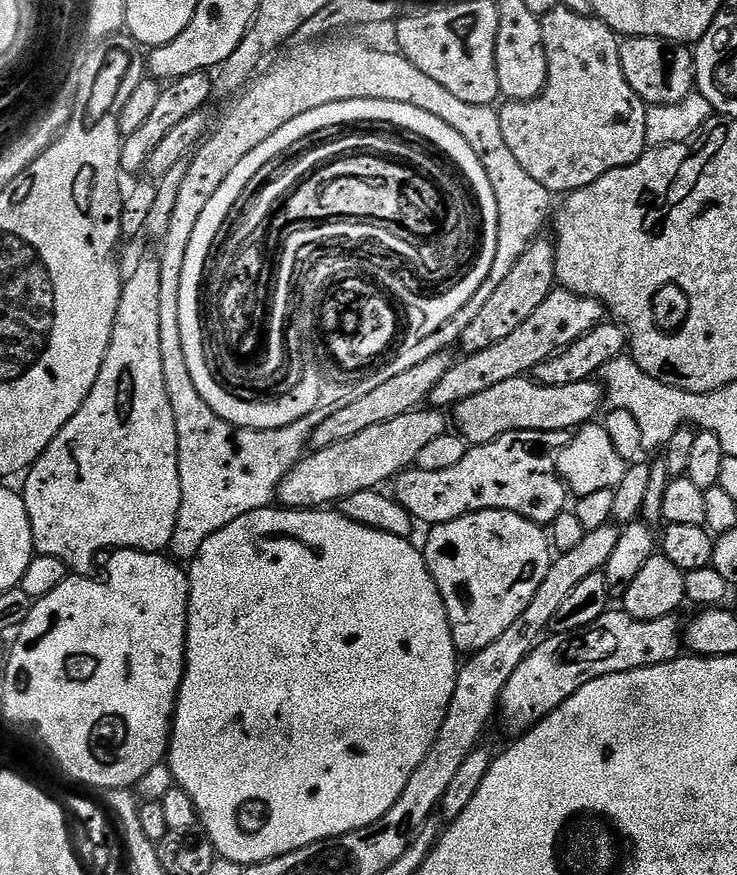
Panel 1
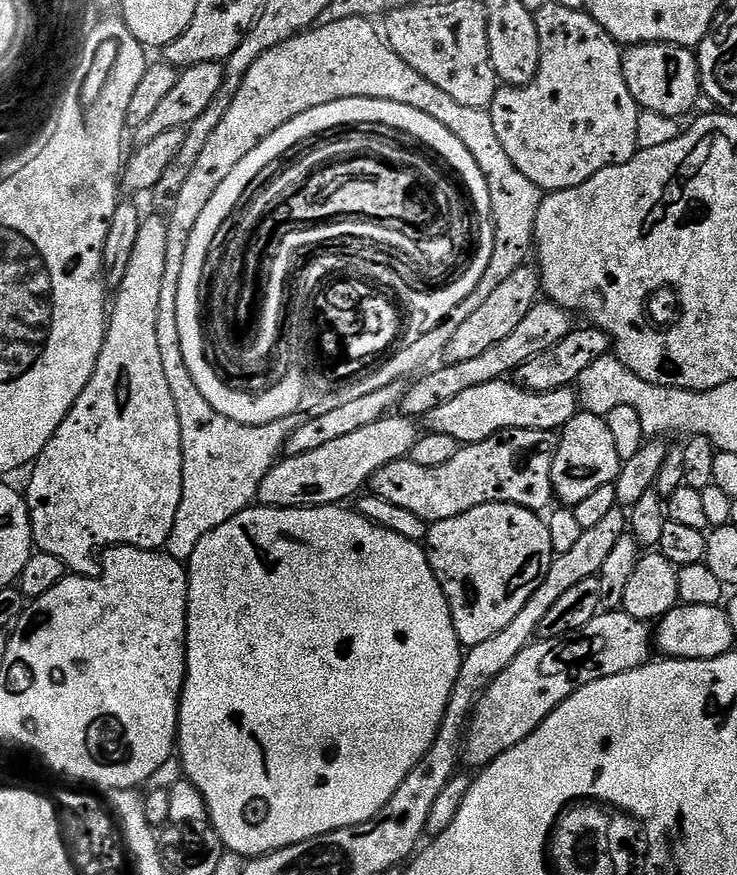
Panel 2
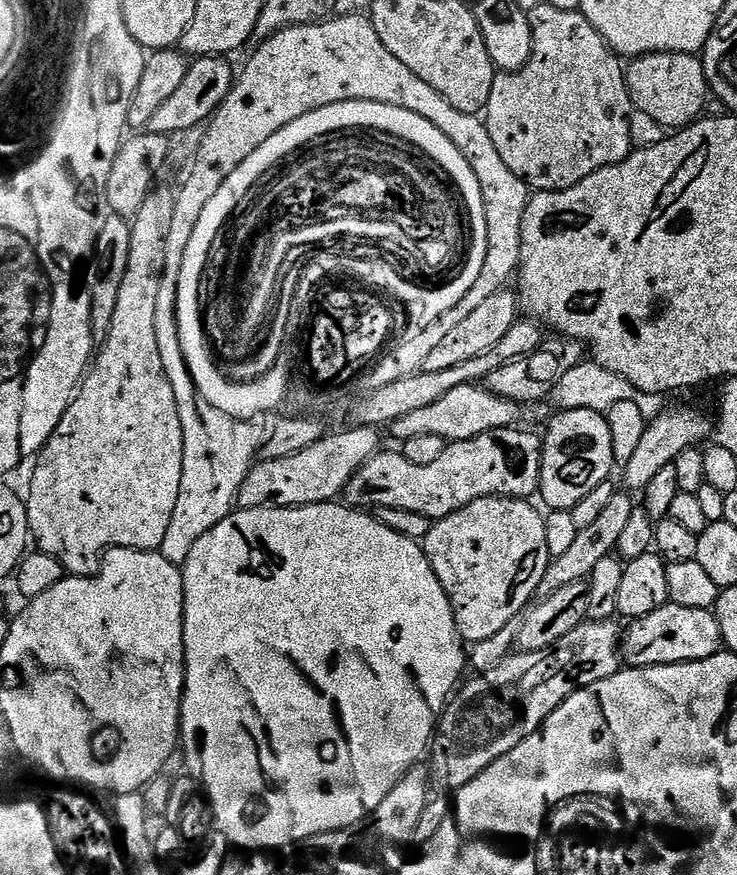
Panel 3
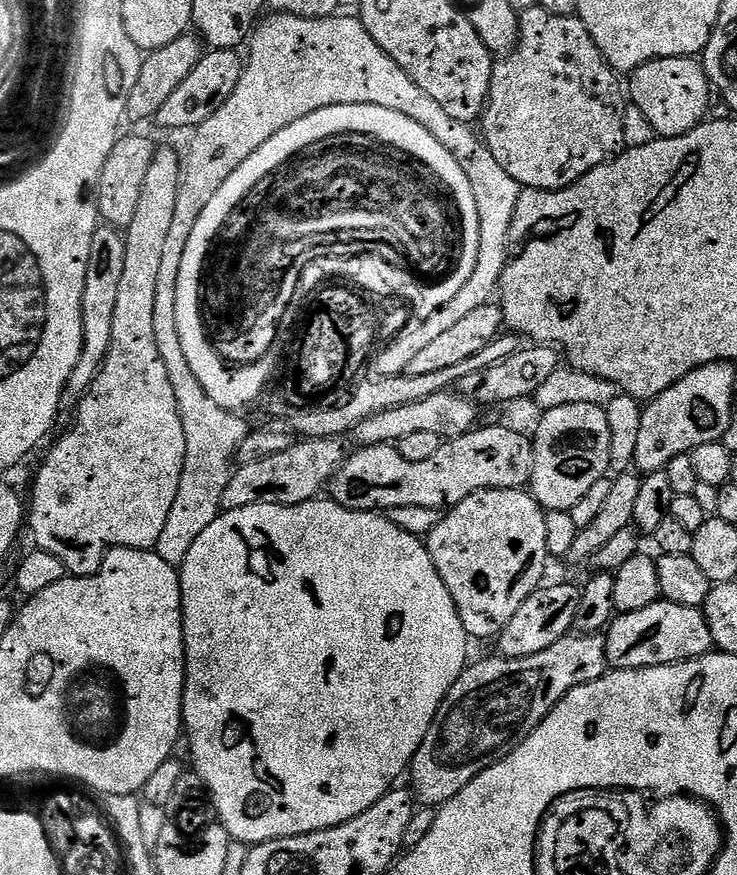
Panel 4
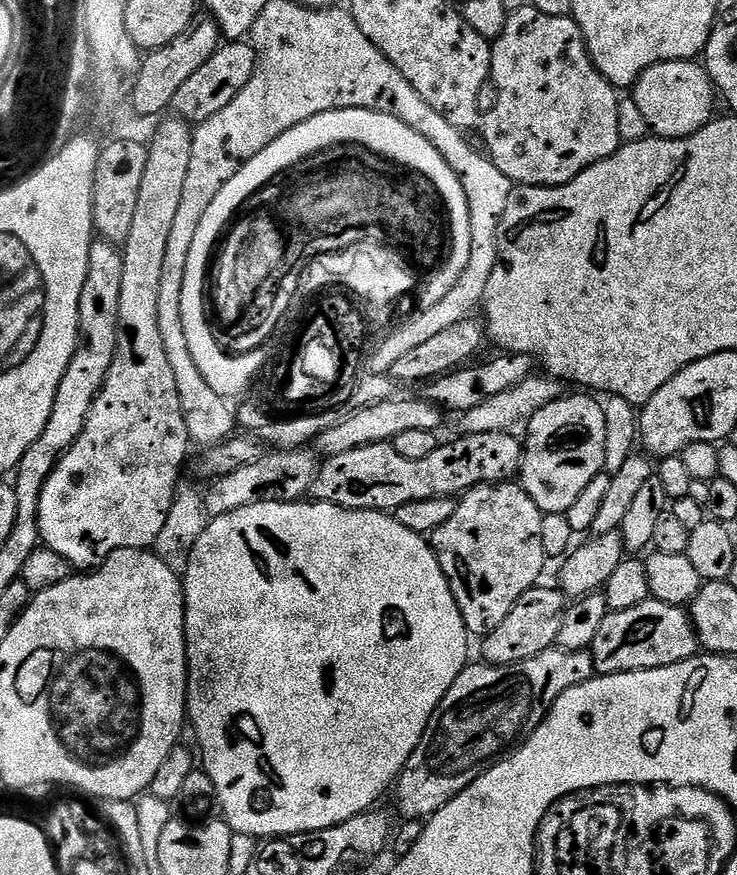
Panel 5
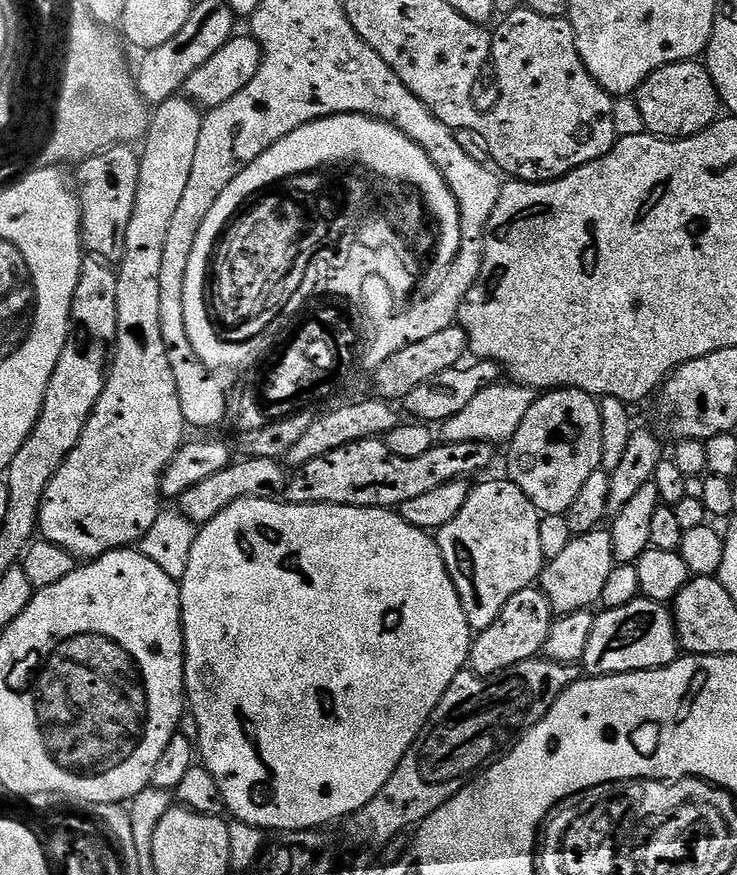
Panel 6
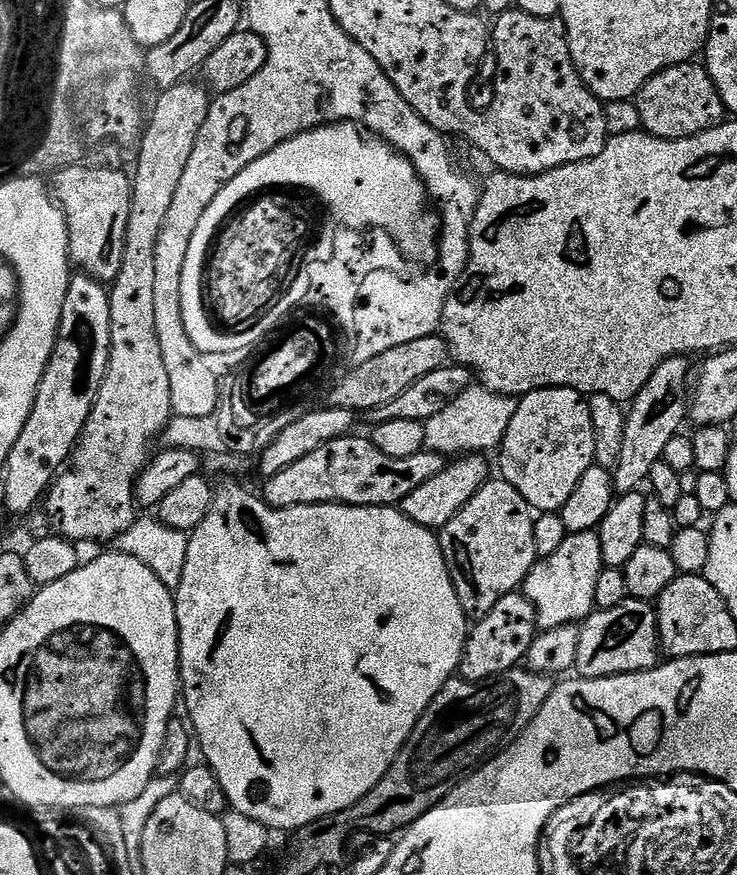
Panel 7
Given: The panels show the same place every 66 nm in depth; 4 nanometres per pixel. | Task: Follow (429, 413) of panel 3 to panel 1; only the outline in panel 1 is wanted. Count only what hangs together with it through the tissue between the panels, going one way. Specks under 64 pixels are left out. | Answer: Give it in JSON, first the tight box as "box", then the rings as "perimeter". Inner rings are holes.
{"box":[454,376,602,446],"perimeter":[[[519,376],[499,386],[490,386],[490,390],[474,394],[474,398],[466,398],[466,402],[455,405],[454,424],[460,427],[456,427],[459,435],[475,446],[494,442],[494,438],[507,432],[568,432],[582,428],[597,419],[599,408],[602,408],[602,388],[592,380],[574,382],[570,386],[546,386],[537,384],[528,376]]]}

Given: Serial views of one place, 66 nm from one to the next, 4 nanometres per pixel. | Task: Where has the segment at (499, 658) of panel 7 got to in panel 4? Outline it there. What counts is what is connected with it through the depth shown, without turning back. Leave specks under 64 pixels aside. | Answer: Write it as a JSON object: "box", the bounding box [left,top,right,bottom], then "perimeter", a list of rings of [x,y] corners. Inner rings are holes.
{"box":[498,584,581,658],"perimeter":[[[552,584],[541,586],[518,606],[518,611],[510,622],[500,632],[498,637],[499,655],[510,658],[530,658],[530,654],[542,654],[546,646],[554,646],[564,636],[573,631],[575,625],[575,614],[578,611],[580,602],[581,589],[572,584]]]}

